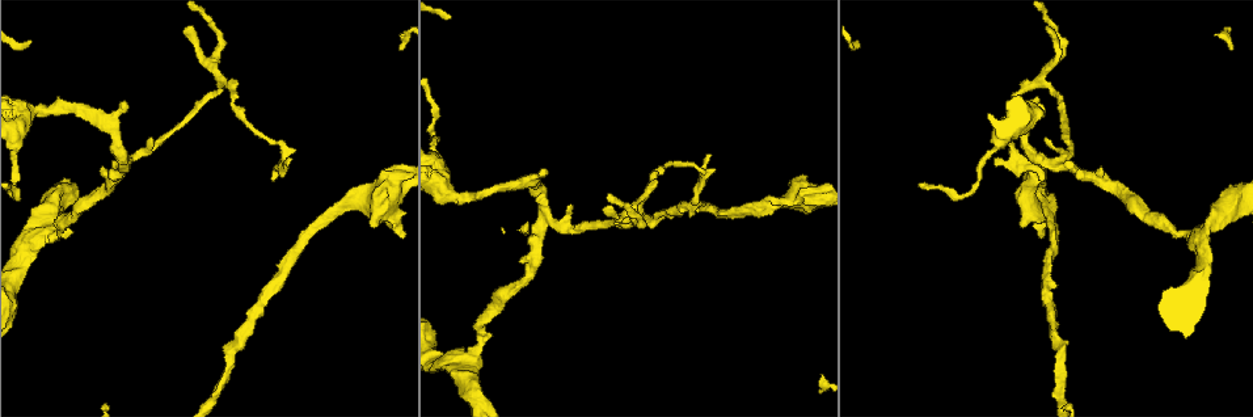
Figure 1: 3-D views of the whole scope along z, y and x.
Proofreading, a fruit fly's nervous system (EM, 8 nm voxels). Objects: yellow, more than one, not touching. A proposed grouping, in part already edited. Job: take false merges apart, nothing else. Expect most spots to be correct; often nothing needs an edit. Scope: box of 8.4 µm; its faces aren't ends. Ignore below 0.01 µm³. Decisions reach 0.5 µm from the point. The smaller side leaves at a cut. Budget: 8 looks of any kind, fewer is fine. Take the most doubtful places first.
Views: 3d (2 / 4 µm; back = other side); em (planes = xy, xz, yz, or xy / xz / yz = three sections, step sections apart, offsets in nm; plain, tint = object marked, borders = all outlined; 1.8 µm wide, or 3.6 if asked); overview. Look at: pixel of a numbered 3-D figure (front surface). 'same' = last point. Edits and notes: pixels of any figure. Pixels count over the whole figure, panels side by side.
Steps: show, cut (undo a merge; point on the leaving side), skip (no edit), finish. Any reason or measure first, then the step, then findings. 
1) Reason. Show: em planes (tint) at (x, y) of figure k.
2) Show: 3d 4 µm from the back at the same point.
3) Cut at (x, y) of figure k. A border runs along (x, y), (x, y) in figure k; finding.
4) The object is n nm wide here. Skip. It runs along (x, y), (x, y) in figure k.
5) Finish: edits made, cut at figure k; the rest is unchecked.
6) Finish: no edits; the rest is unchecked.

Thick turns thin. Show: em 3.6 µm planes (tint) at (50, 201) of figure 1.

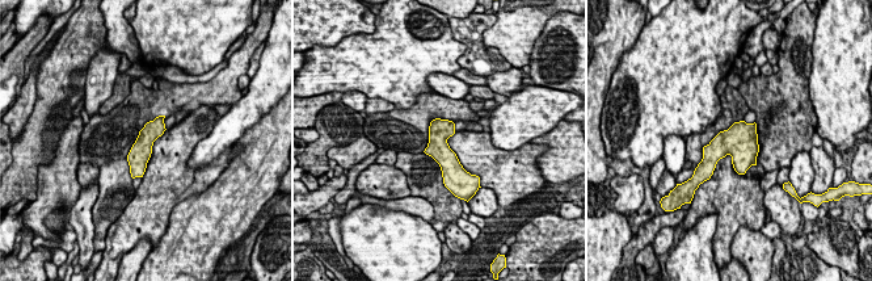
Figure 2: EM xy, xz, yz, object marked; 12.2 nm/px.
Skip. It runs along (160, 120), (143, 143), (134, 173) in figure 2; one cell here.

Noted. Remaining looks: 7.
Show: em xy step 8 (tint) at (1064, 50) of figure 1.

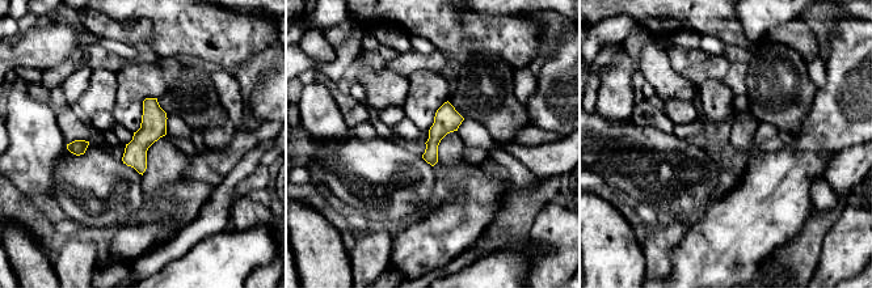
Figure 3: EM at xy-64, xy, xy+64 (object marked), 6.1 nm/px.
The object is 150 nm wide here. Skip. It runs along (154, 101), (140, 169) in figure 3; one cell here.

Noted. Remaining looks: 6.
A narrow waist. Show: 3d 4 µm at (689, 162) of figure 1.

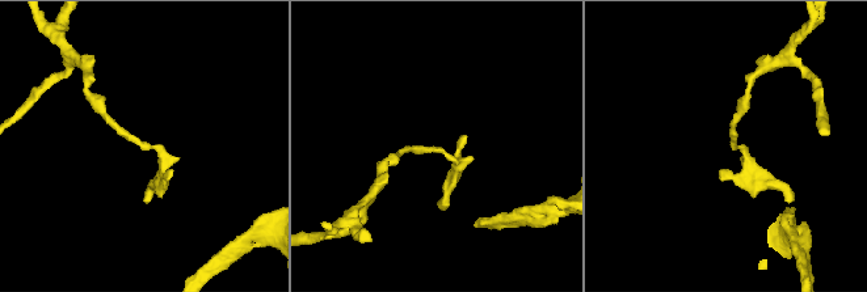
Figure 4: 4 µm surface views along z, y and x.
Show: em planes (tint) at (140, 142) of figure 4.

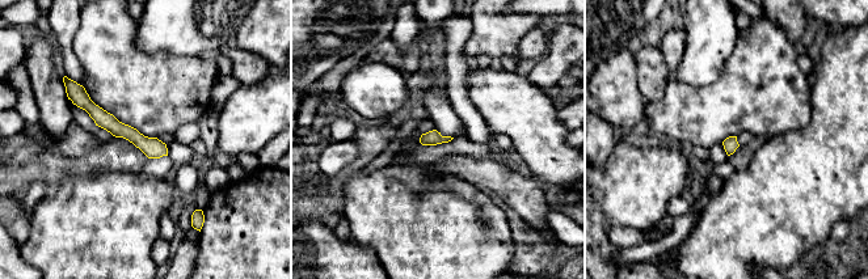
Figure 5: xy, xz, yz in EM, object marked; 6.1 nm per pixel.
Skip. It runs along (78, 98), (117, 129), (164, 152) in figure 5; one cell here.

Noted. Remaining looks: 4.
Finish: no edits; the rest is unchecked.

